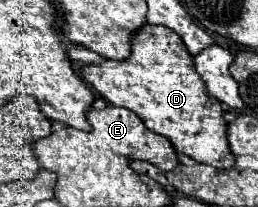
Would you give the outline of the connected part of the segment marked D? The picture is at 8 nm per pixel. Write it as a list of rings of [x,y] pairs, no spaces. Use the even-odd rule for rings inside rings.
[[[146,23],[138,31],[134,31],[130,45],[132,45],[132,53],[128,59],[124,59],[124,61],[106,59],[98,65],[96,63],[84,65],[80,69],[80,77],[112,105],[134,111],[150,131],[164,135],[178,153],[184,153],[184,155],[192,157],[194,161],[212,165],[216,169],[230,169],[234,165],[234,157],[230,153],[228,139],[226,139],[226,121],[220,117],[224,107],[220,105],[218,99],[208,95],[206,85],[200,81],[198,73],[194,71],[192,55],[186,51],[182,39],[172,29]]]

